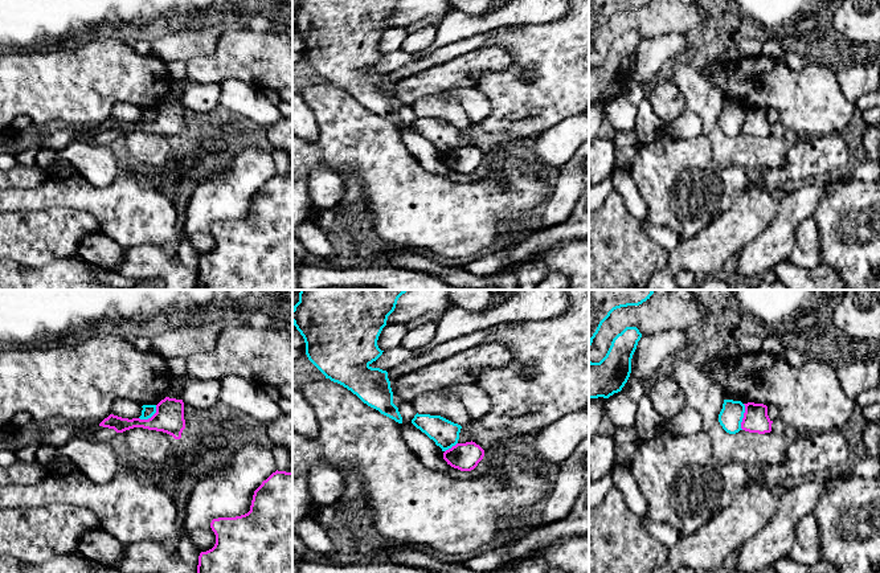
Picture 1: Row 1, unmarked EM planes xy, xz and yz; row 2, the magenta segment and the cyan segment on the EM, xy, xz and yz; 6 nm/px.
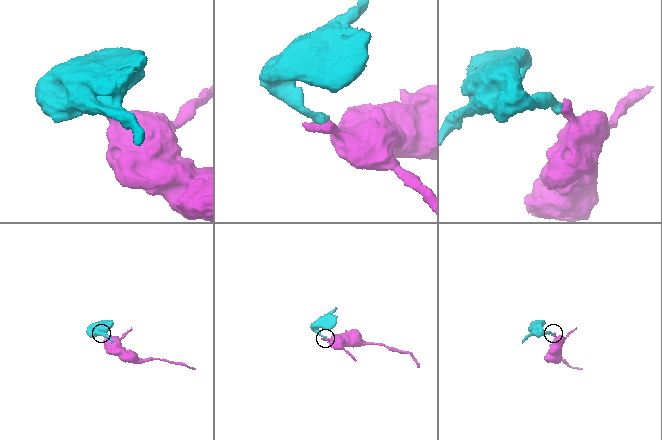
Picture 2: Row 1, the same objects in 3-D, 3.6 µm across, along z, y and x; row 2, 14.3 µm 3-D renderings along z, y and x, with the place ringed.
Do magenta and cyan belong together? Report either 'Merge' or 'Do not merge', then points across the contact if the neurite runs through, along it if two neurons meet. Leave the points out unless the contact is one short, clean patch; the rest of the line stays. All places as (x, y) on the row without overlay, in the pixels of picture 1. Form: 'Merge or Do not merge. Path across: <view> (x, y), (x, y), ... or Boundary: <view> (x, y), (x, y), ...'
Do not merge. Boundary: yz (744, 107), (741, 132)

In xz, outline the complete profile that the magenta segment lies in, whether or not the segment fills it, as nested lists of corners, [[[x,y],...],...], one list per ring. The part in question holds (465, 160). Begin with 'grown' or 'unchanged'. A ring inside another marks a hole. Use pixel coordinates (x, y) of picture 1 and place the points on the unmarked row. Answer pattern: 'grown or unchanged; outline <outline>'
unchanged; outline [[[475,146],[457,147],[443,156],[443,163],[454,172],[471,175],[483,163],[484,154]]]

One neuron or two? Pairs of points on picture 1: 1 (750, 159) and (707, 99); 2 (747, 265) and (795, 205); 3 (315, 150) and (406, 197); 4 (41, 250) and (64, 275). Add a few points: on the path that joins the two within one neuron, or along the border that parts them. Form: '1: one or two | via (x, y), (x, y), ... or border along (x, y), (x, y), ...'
1: one | via (733, 151), (711, 130), (709, 117)
2: one | via (761, 250), (782, 229), (786, 220)
3: one | via (338, 150), (359, 150), (384, 175)
4: two | border along (74, 253), (40, 267), (21, 266)

